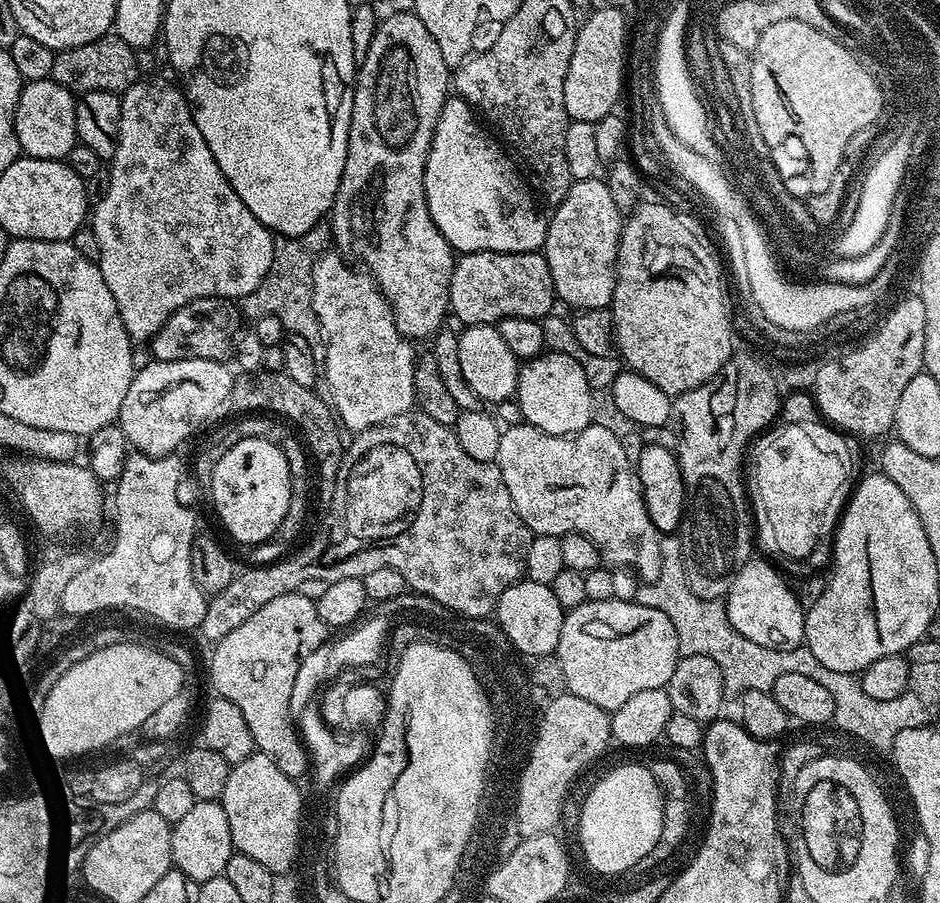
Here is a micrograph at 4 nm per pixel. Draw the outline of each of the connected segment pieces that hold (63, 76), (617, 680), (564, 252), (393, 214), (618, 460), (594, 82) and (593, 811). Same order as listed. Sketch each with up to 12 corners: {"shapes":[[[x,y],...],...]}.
{"shapes":[[[115,34],[55,53],[50,79],[74,94],[124,93],[137,49]],[[662,610],[565,611],[568,692],[609,714],[665,687],[681,657]],[[573,180],[542,249],[559,303],[608,308],[622,213]],[[415,11],[377,23],[330,236],[436,336],[454,250],[430,218],[450,66]],[[517,422],[494,463],[537,536],[586,534],[644,582],[665,571],[633,457],[593,422]],[[600,6],[576,30],[569,121],[613,115],[626,88],[625,14]],[[640,762],[593,783],[583,841],[596,868],[629,868],[660,829]]]}

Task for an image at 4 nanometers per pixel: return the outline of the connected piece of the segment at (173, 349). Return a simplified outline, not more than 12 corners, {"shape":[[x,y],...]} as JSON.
{"shape":[[207,296],[150,341],[152,360],[227,361],[242,312]]}

